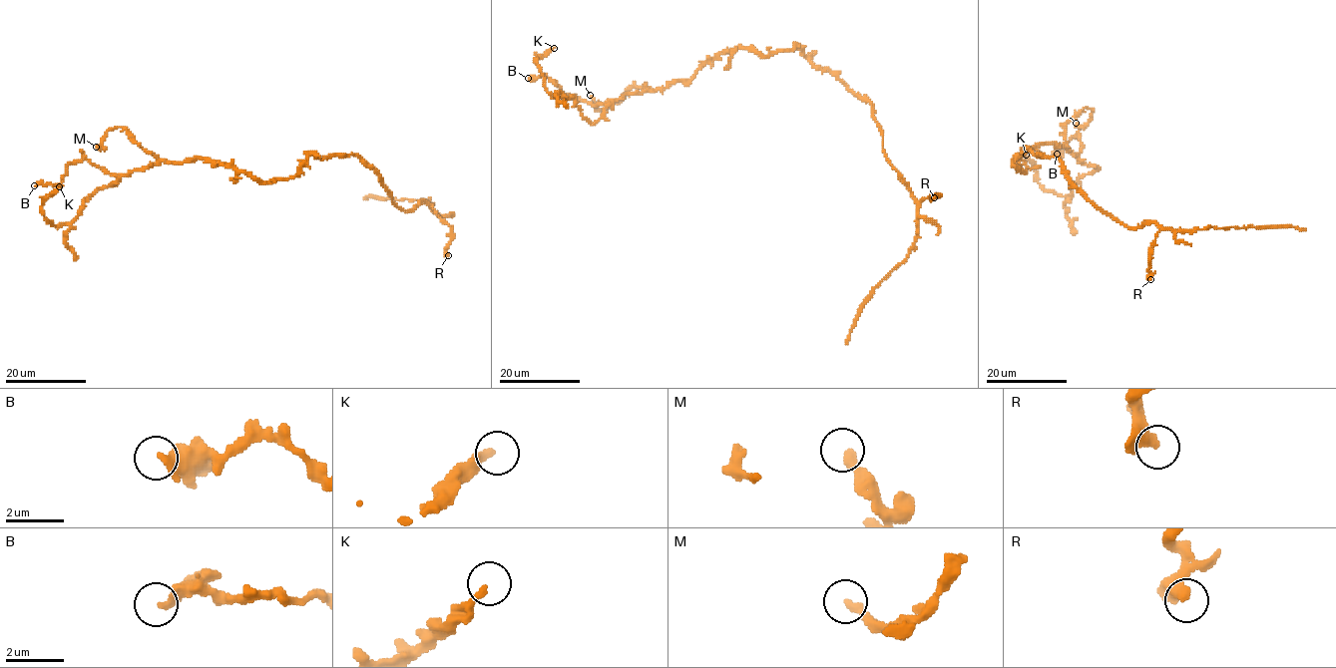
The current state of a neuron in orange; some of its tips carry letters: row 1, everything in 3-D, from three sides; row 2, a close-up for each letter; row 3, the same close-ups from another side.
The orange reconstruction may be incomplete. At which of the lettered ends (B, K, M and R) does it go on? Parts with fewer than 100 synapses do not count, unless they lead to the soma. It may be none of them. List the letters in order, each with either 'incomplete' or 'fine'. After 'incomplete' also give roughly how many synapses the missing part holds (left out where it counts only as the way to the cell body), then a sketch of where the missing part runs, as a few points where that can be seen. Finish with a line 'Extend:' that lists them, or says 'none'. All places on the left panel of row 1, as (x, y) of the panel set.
B: fine
K: fine
M: fine
R: fine
Extend: none

